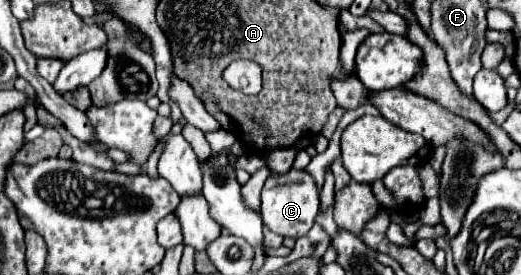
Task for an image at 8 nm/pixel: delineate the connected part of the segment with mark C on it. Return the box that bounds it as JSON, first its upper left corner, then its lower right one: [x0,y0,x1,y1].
[261,169,319,237]

